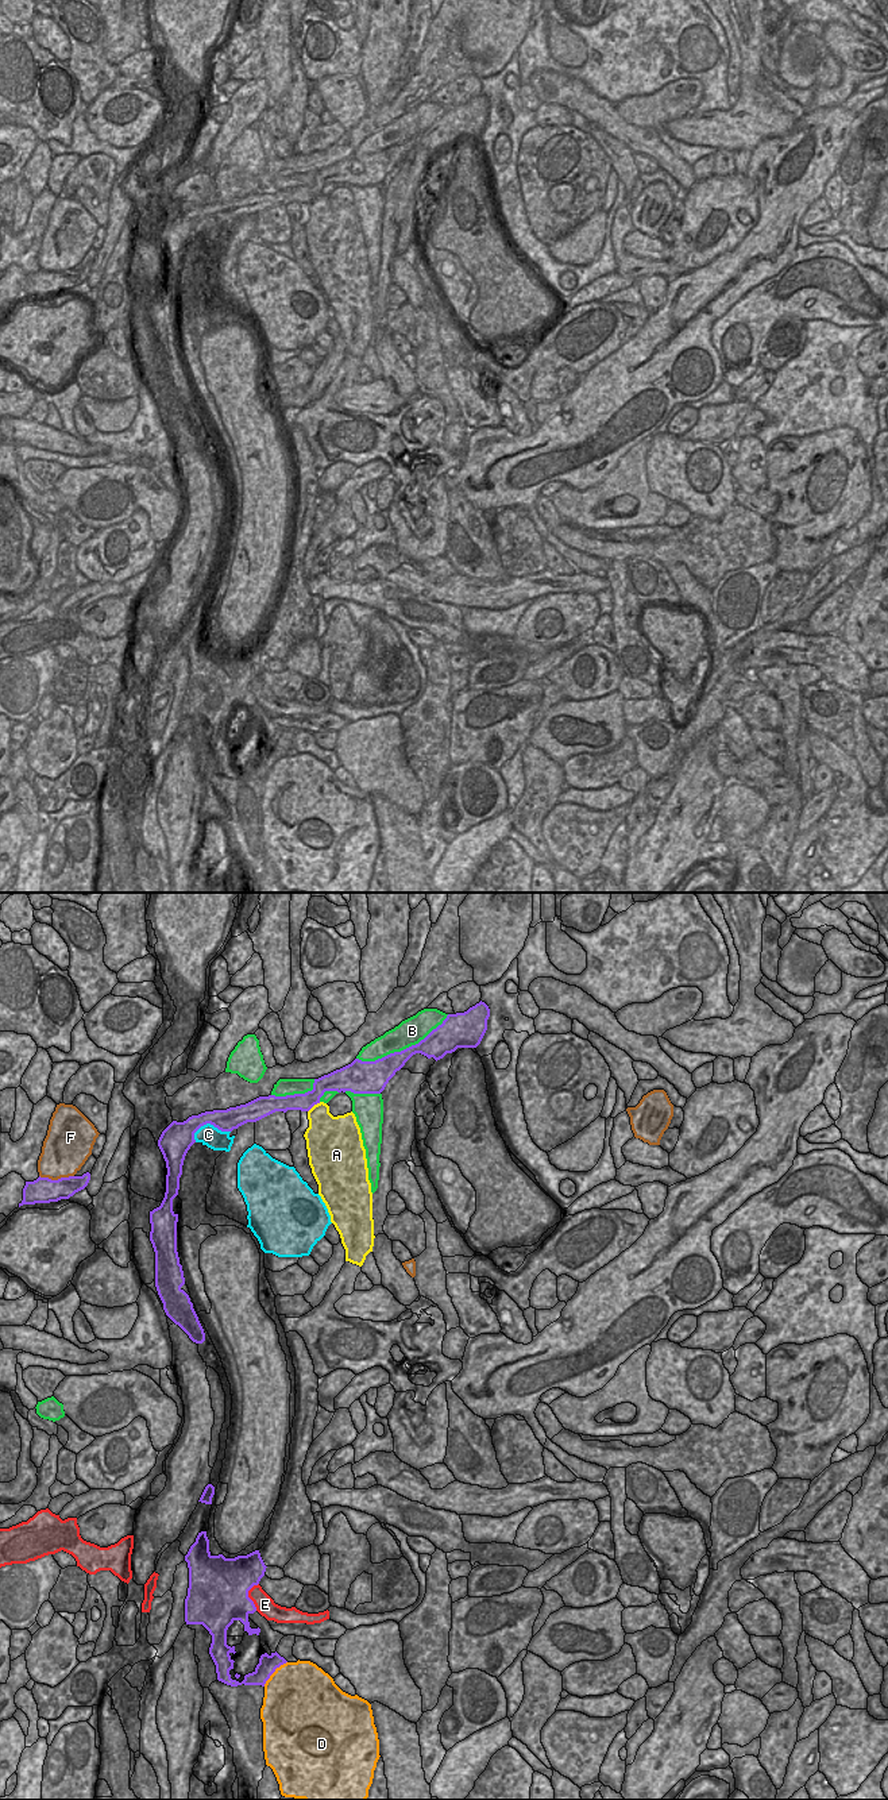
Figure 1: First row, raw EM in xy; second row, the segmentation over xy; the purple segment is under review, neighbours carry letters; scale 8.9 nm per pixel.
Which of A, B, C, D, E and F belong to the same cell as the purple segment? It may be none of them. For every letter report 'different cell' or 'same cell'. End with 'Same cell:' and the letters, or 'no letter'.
A: different cell
B: different cell
C: different cell
D: different cell
E: different cell
F: different cell
Same cell: no letter

